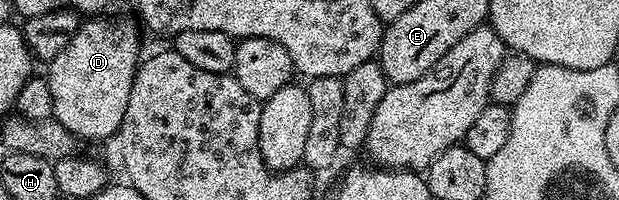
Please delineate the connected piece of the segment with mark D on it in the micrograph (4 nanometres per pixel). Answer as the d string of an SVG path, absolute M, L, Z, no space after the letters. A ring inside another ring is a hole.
M86 18L79 23L76 34L72 34L72 42L56 54L56 58L48 61L48 79L52 90L53 119L77 136L79 141L106 140L117 133L124 122L124 110L128 110L128 94L132 94L134 75L138 73L140 55L138 56L139 25L126 20L123 24L109 24L106 18Z

